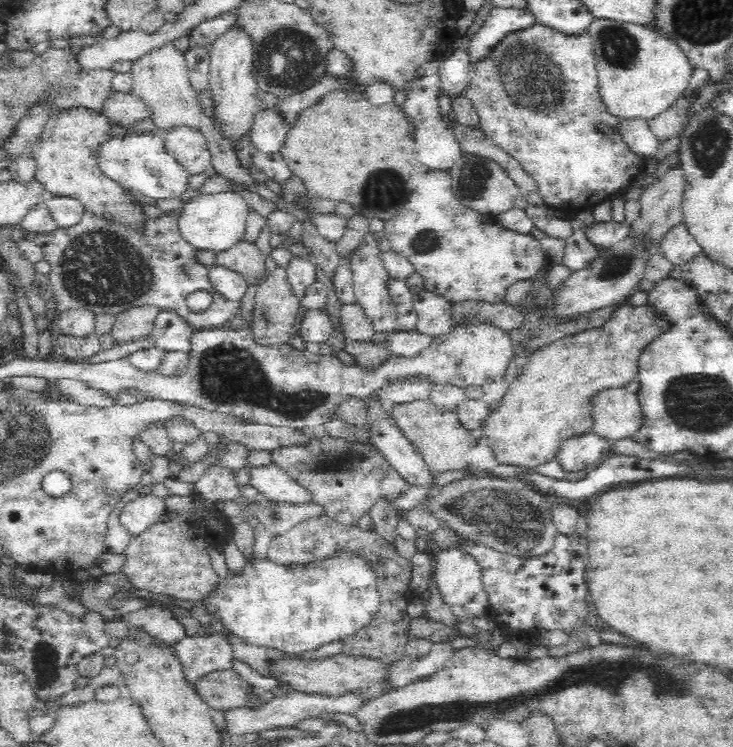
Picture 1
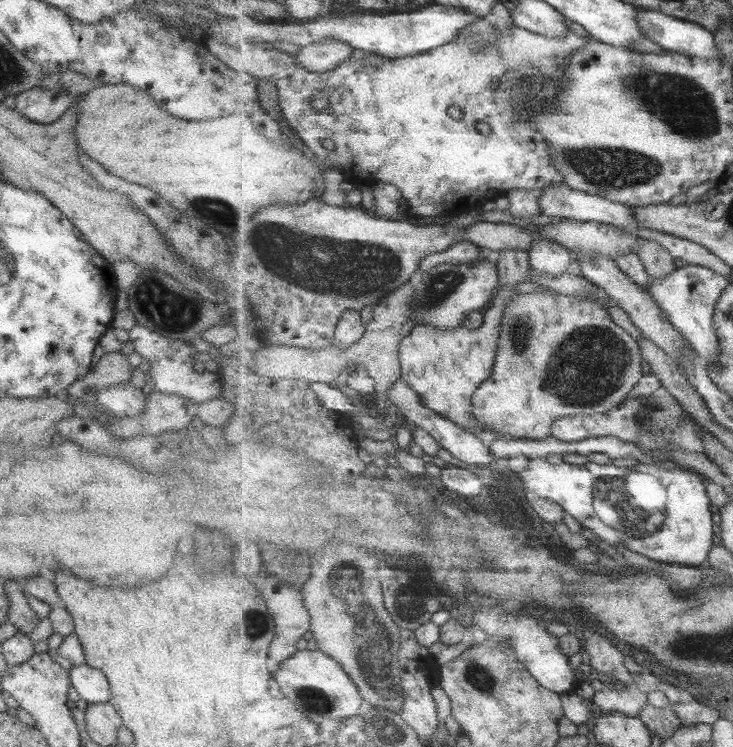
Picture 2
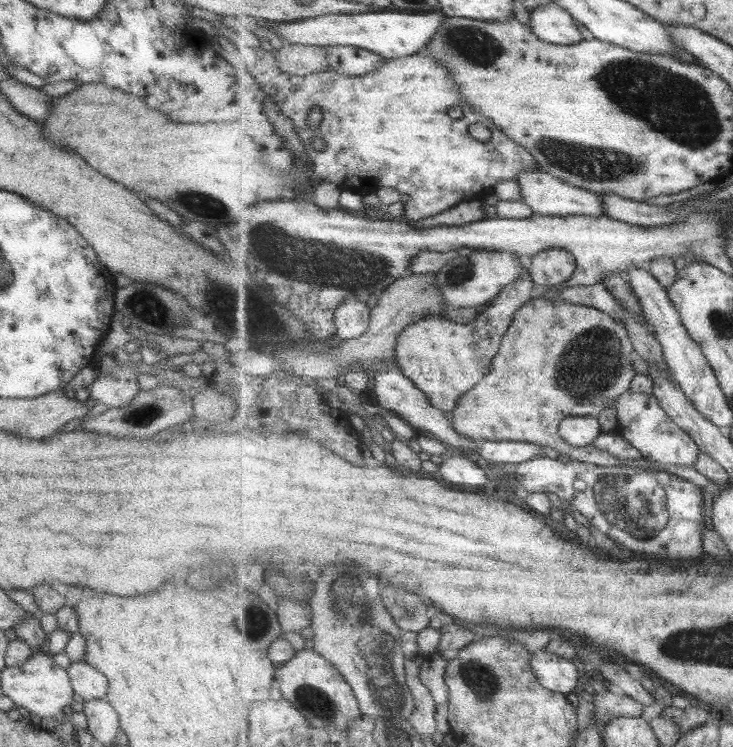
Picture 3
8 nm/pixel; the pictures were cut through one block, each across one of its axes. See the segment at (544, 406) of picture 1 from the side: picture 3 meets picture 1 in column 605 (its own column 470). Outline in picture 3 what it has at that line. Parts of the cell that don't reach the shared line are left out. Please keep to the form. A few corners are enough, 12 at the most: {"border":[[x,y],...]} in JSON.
{"border":[[527,270],[473,322],[431,314],[396,362],[446,414],[491,372],[533,298]]}

